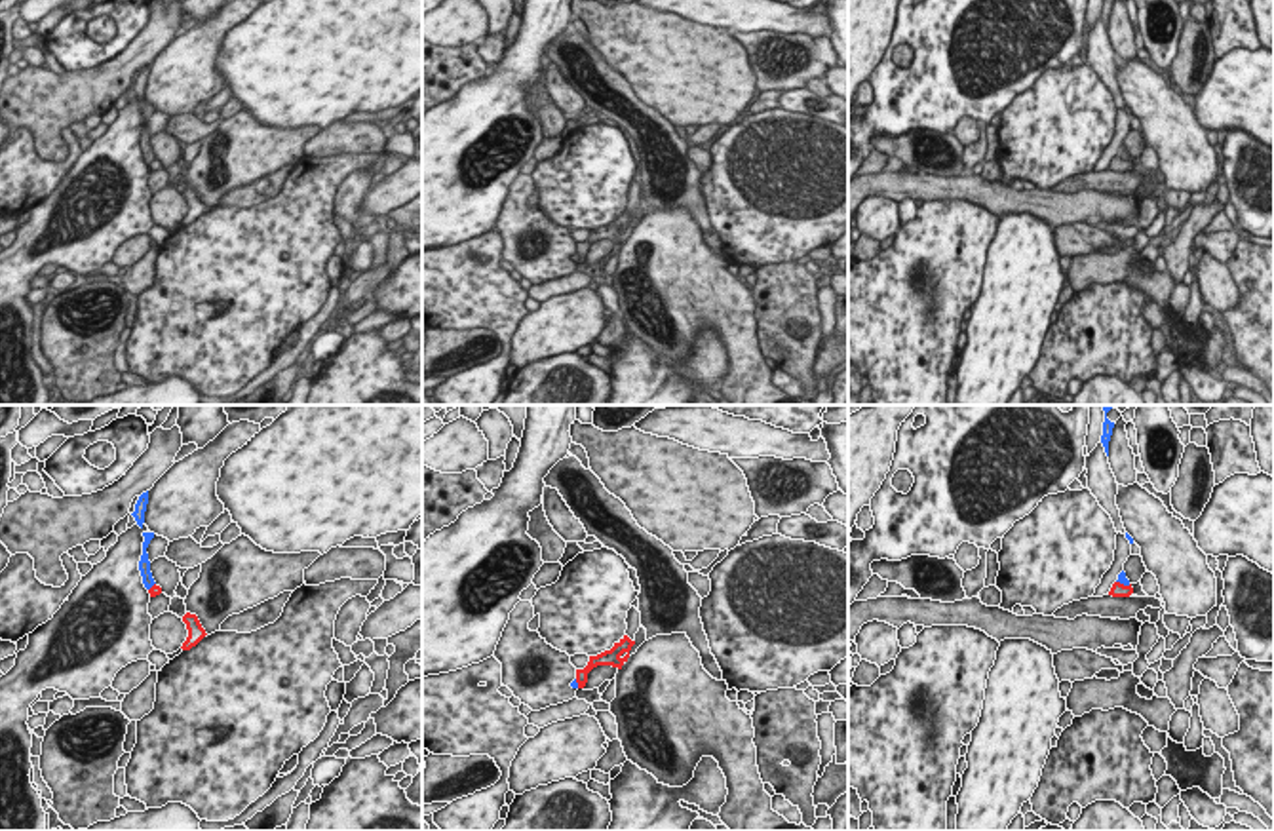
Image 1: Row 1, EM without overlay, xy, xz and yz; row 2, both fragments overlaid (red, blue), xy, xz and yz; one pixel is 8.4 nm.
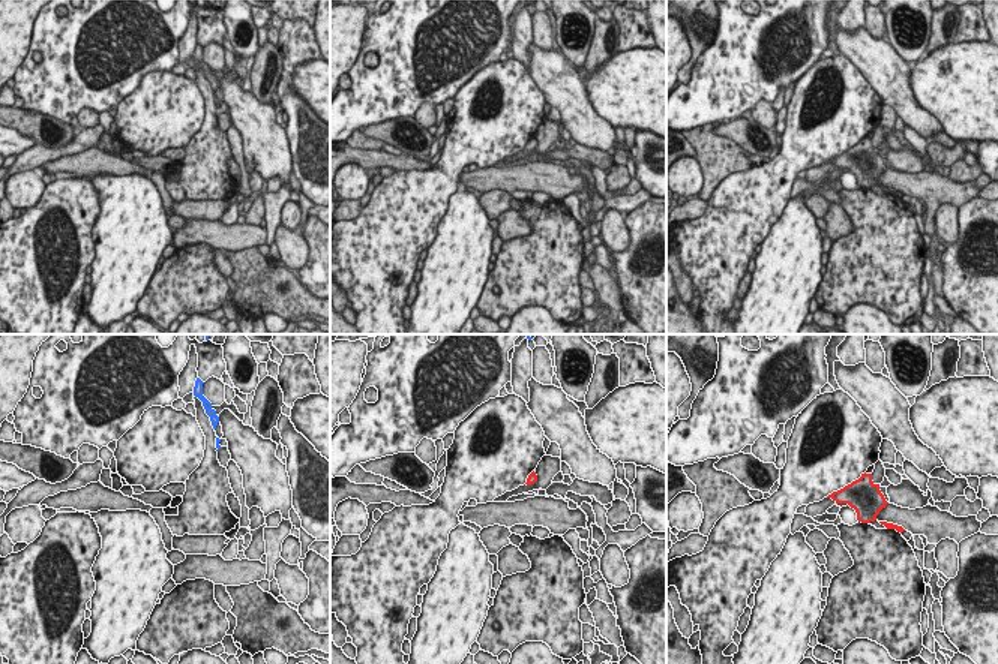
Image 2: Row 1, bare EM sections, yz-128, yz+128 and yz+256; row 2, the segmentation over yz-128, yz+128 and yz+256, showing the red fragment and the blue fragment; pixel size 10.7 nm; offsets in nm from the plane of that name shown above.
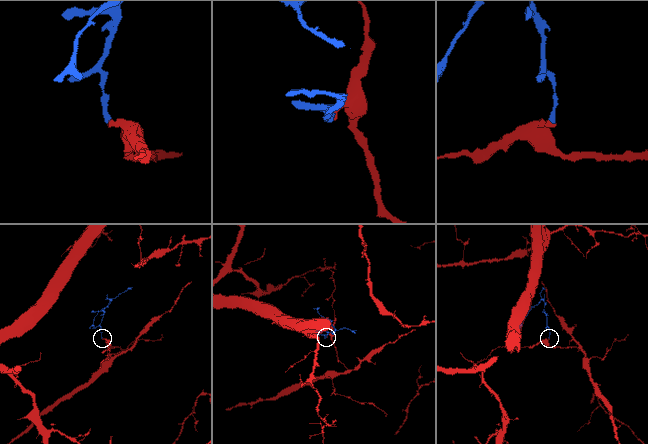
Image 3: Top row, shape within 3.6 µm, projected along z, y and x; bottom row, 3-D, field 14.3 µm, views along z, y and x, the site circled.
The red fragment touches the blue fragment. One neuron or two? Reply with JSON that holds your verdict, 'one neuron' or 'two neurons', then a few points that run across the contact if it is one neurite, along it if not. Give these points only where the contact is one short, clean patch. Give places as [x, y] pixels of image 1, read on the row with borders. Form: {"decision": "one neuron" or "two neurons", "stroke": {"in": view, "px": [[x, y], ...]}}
{"decision": "two neurons", "stroke": {"in": "yz", "px": [[1117, 580], [1130, 584]]}}

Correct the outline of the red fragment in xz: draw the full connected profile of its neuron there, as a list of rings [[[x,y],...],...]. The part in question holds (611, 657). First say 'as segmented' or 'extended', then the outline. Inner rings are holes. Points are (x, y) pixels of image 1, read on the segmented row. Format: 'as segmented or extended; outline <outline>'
as segmented; outline [[[624,635],[618,643],[614,643],[614,647],[610,650],[605,650],[597,656],[589,656],[588,666],[584,669],[576,669],[578,688],[586,686],[588,673],[597,666],[612,666],[612,667],[622,669],[622,666],[629,658],[629,650],[633,645],[635,645],[635,641],[631,641],[627,635]]]

